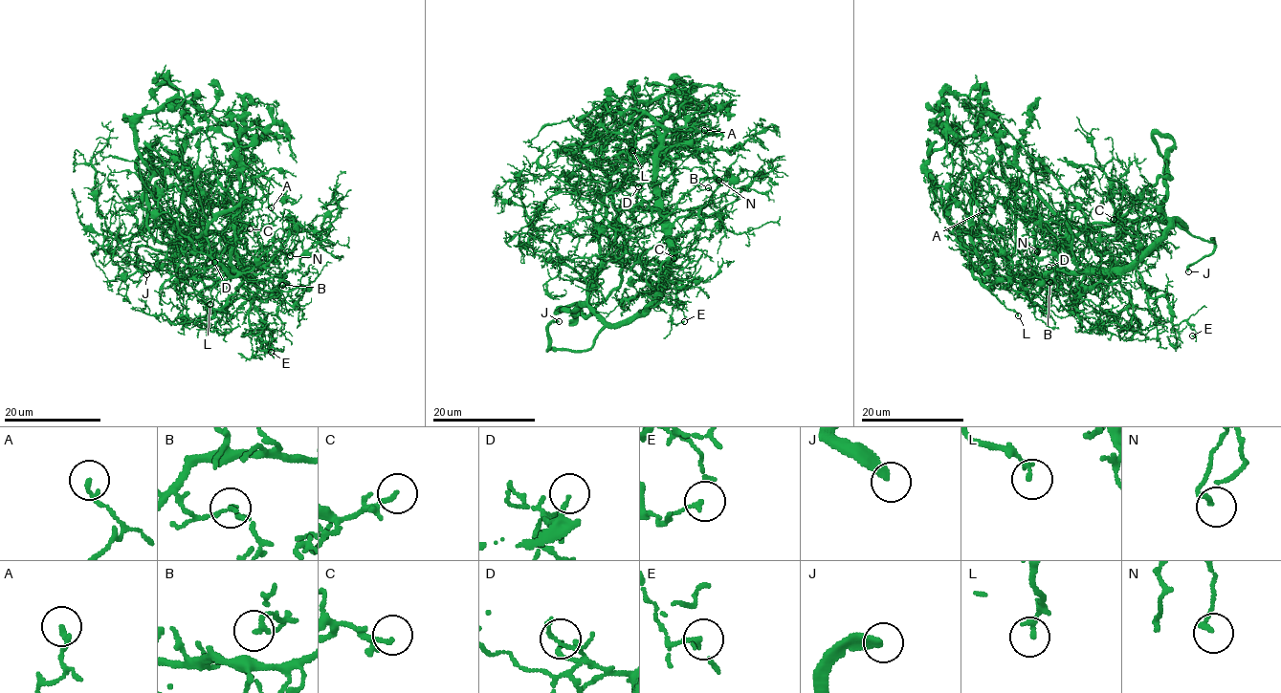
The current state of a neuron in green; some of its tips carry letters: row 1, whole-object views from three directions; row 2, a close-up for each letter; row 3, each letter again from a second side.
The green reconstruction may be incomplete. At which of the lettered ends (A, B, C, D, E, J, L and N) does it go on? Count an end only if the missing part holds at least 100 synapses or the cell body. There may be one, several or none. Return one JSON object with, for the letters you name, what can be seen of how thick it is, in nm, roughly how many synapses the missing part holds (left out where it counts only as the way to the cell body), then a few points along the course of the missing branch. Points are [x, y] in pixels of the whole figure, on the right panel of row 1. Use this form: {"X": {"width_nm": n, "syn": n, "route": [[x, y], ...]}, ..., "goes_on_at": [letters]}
{"J": {"width_nm": 280, "route": [[1188, 271], [1187, 304], [1192, 313], [1184, 333], [1185, 346], [1190, 356], [1187, 397], [1193, 401]]}, "goes_on_at": ["J"]}

